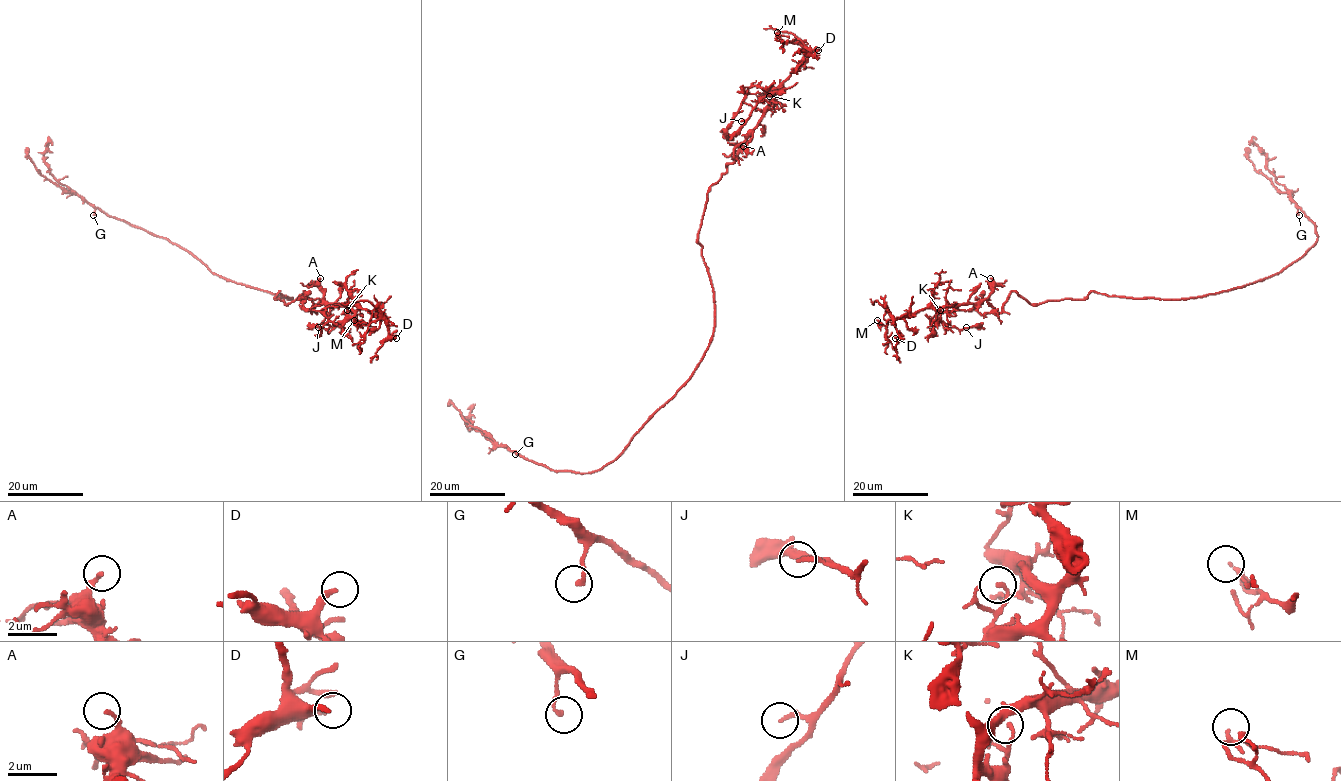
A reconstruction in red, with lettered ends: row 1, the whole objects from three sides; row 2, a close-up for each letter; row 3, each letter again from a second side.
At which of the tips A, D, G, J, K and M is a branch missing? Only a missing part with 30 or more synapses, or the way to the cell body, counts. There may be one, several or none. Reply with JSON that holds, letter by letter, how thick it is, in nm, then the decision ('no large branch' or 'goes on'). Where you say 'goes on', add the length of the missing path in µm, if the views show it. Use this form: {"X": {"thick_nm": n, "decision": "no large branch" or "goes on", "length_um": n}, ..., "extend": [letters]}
{"A": {"thick_nm": 180, "decision": "no large branch"}, "D": {"thick_nm": 220, "decision": "goes on", "length_um": 50}, "G": {"thick_nm": 160, "decision": "no large branch"}, "J": {"thick_nm": 160, "decision": "no large branch"}, "K": {"thick_nm": 140, "decision": "no large branch"}, "M": {"thick_nm": 100, "decision": "no large branch"}, "extend": ["D"]}

